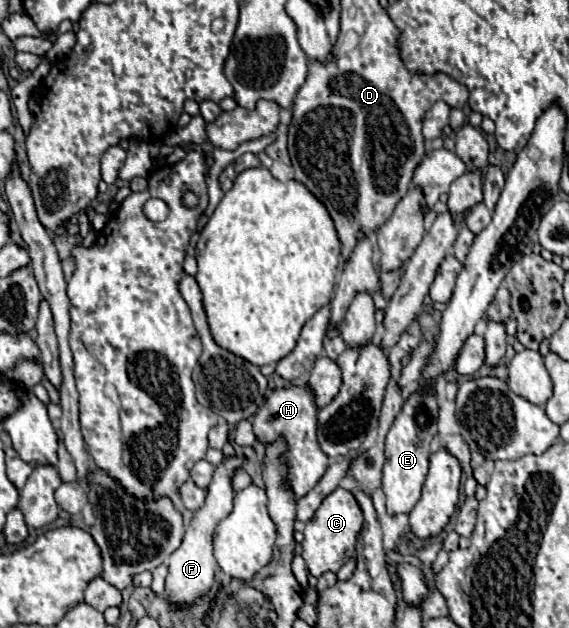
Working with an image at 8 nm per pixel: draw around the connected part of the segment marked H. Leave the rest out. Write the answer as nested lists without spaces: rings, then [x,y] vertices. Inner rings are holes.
[[[308,387],[276,389],[258,409],[252,421],[254,433],[258,441],[264,445],[268,443],[268,439],[276,439],[278,431],[284,431],[284,437],[288,441],[288,463],[290,463],[288,477],[296,497],[304,497],[306,493],[310,493],[328,469],[328,457],[322,453],[316,439],[316,411],[318,407],[314,405],[314,397],[308,391]]]

